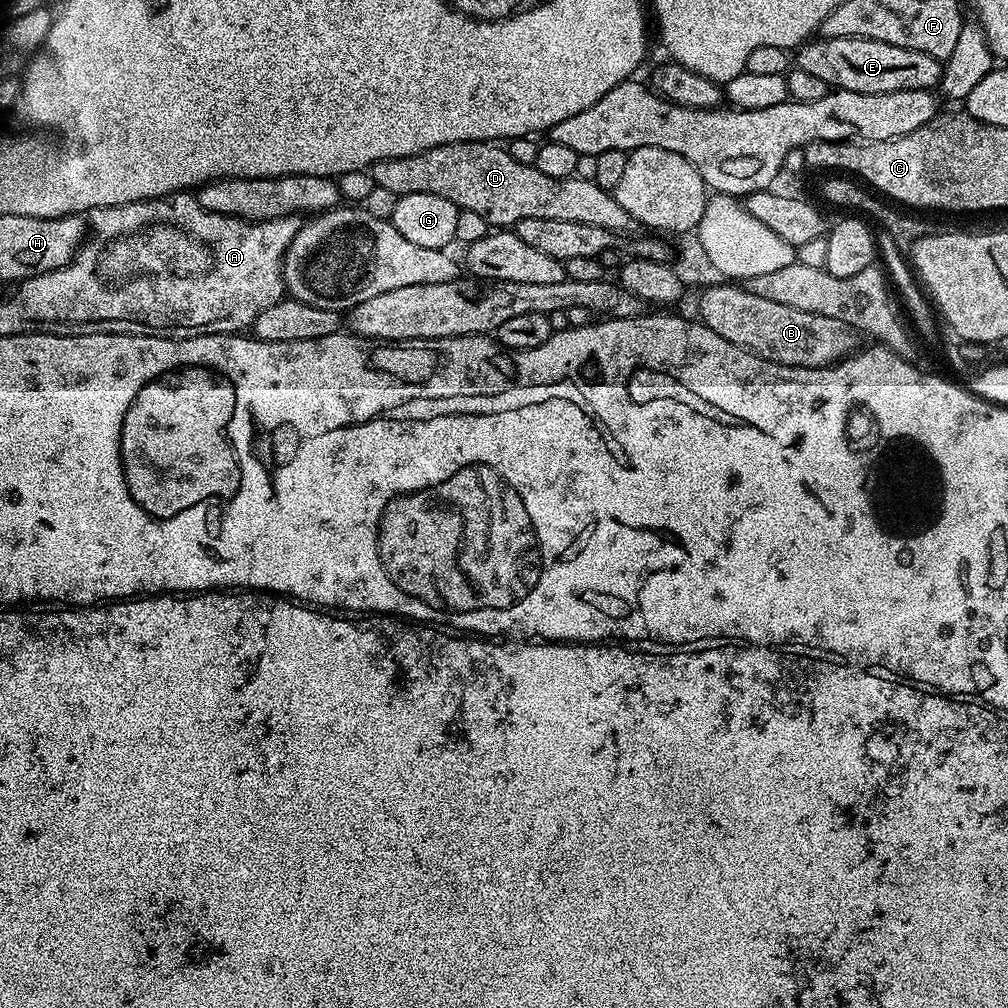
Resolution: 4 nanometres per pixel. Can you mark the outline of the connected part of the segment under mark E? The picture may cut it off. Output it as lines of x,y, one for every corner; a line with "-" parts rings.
861,36
812,38
794,52
795,67
822,78
833,89
845,88
858,94
886,94
894,90
935,89
940,82
941,61
930,54

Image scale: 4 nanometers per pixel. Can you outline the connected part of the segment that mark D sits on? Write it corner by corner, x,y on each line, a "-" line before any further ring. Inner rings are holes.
483,140
434,146
406,158
386,158
374,162
370,171
378,188
390,190
398,198
406,194
438,194
438,198
454,202
460,210
474,210
474,214
482,214
489,226
515,226
522,218
542,218
554,222
582,222
582,226
602,226
613,234
637,231
638,228
636,220
618,206
615,195
609,189
598,186
595,180
583,180
575,175
546,178
535,164
519,165
503,147

